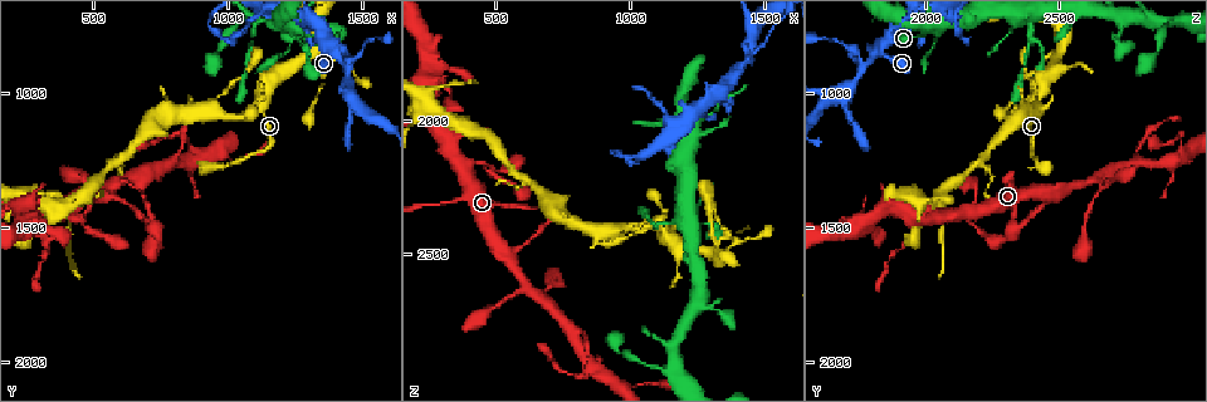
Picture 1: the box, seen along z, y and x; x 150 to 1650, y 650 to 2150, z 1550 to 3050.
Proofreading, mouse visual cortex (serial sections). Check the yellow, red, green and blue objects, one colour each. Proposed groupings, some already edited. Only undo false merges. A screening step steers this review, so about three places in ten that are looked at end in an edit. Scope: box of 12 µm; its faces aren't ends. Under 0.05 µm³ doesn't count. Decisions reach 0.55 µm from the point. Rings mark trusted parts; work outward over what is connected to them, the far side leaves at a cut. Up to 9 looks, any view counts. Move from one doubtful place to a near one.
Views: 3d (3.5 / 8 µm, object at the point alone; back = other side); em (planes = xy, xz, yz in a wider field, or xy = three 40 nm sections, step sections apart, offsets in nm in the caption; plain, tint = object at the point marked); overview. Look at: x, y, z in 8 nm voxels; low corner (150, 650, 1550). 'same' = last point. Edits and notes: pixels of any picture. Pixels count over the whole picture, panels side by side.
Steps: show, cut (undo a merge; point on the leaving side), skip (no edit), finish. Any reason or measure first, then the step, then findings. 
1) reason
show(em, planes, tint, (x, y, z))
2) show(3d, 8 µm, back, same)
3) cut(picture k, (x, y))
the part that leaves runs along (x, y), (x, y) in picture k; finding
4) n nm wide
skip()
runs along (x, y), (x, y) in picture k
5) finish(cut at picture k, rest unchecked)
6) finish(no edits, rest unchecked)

narrows sharply
show(3d, 8 µm, (270, 1400, 2310))

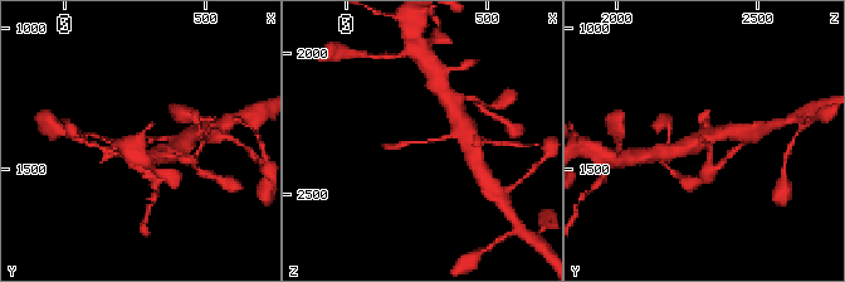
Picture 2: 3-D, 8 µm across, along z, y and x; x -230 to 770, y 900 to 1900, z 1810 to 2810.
arms of 150, 150 nm
show(em, xy, step 1, tint, (280, 1410, 2310))

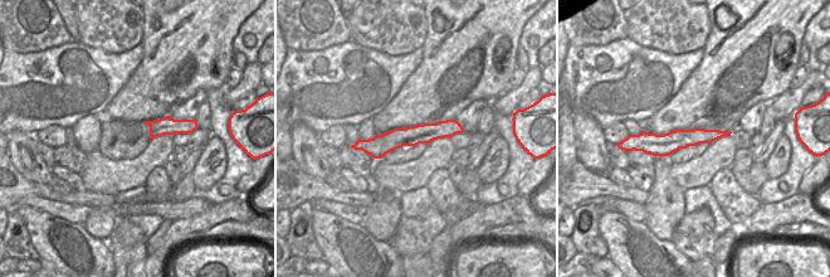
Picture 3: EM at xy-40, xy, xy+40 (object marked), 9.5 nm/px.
190 nm wide
skip()
runs along (458, 132), (391, 147) in picture 2; continuous, no second cell

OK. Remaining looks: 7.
a fork
show(3d, 3.5 µm, (1150, 960, 2440))

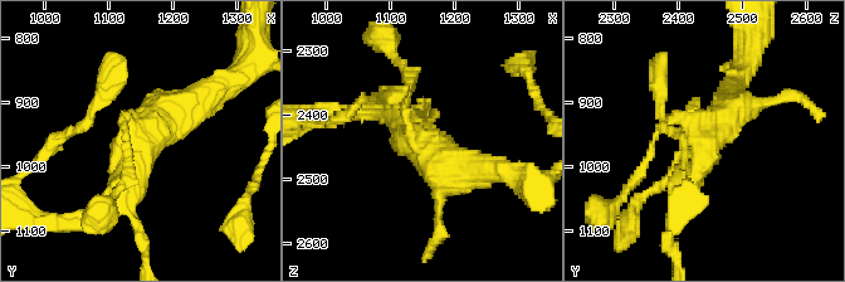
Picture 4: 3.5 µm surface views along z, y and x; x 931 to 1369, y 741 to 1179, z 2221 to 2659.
3 arms; arms of 100, 250, 450 nm
show(em, xy, step 5, plain, (1145, 965, 2440))

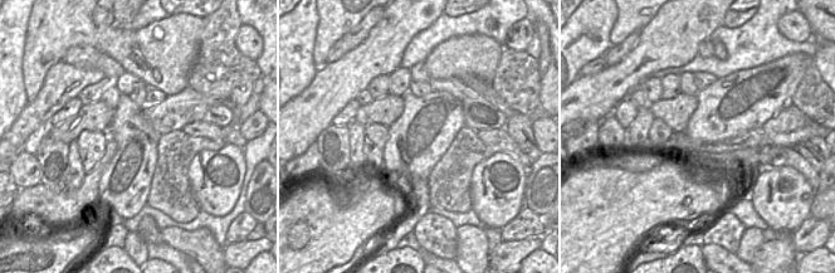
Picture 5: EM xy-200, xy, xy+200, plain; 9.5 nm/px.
show(em, xy, step 5, tint, same)

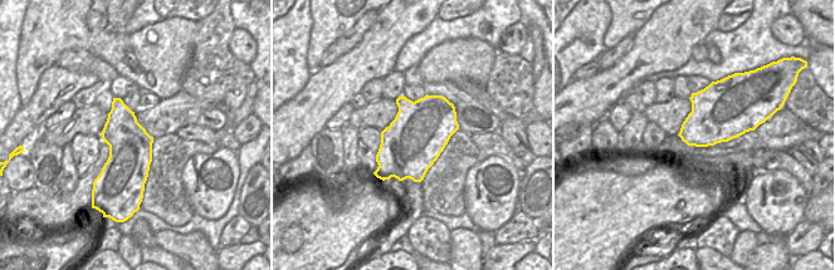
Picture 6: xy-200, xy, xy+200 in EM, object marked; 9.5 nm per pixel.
skip()
runs along (132, 217), (136, 144), (198, 97) in picture 4; continuous, no second cell

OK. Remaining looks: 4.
thin arm on a thick one
show(3d, 3.5 µm, (1320, 830, 2510))

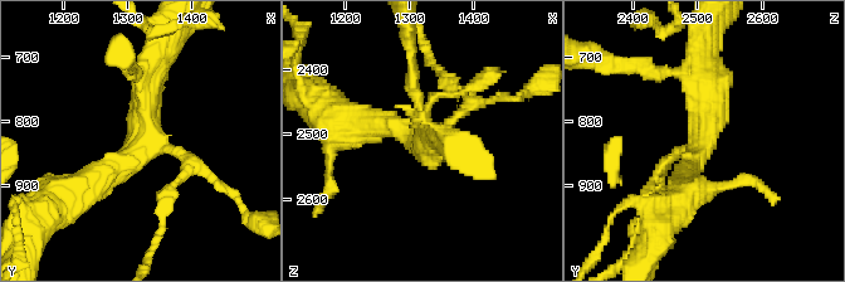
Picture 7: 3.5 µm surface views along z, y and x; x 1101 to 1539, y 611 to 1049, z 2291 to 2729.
3 arms; arms of 150, 350, 400 nm
show(em, xy, step 5, tint, (1330, 830, 2500))

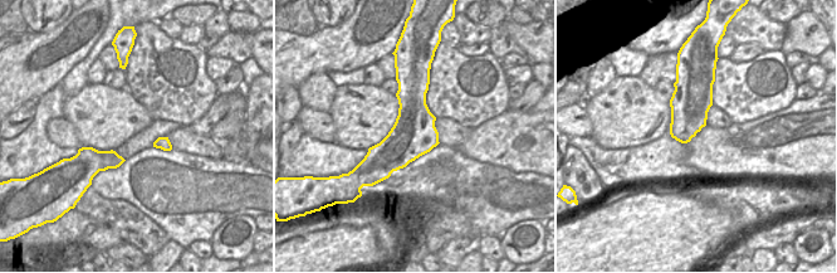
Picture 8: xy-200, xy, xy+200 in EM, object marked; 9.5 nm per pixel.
skip()
runs along (77, 189), (146, 142), (138, 73) in picture 7; all the same cell

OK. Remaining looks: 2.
thin arm on a thick one
show(3d, 3.5 µm, (1440, 890, 1770))

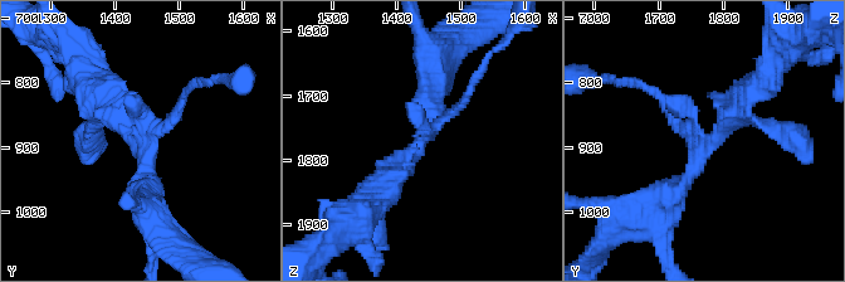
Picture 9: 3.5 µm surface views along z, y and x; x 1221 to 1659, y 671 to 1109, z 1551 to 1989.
show(em, planes, tint, (1435, 895, 1770))

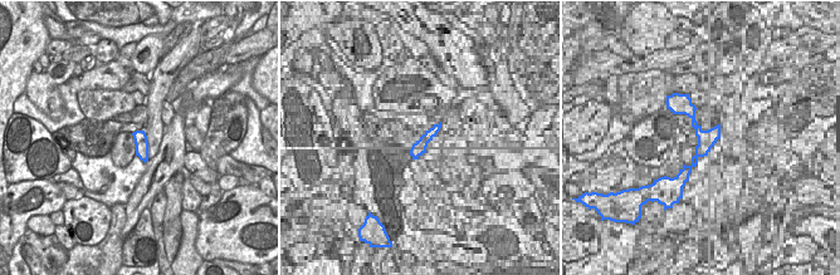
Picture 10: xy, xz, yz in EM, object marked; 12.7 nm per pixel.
skip()
runs along (760, 124), (734, 111), (654, 204) in picture 9; one cell here

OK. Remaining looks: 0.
finish(no edits, rest unchecked)

